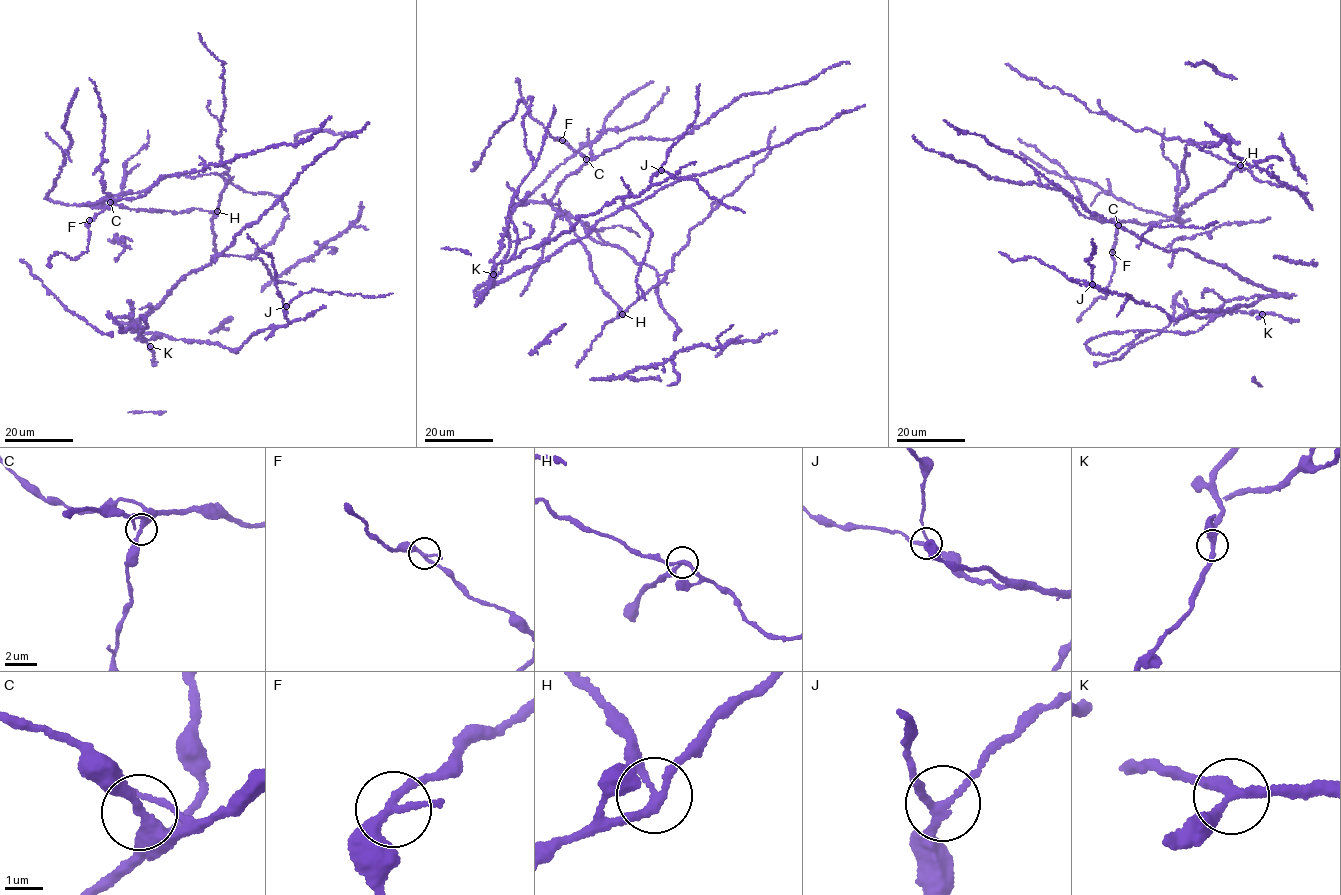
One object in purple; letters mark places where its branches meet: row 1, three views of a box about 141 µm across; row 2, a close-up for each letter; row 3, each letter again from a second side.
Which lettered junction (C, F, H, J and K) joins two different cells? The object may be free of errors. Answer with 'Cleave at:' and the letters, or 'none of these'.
Cleave at: H

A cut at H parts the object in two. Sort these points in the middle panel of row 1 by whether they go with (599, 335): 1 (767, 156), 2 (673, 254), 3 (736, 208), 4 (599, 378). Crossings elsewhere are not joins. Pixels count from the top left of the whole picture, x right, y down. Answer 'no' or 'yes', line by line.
1: yes
2: yes
3: no
4: no

